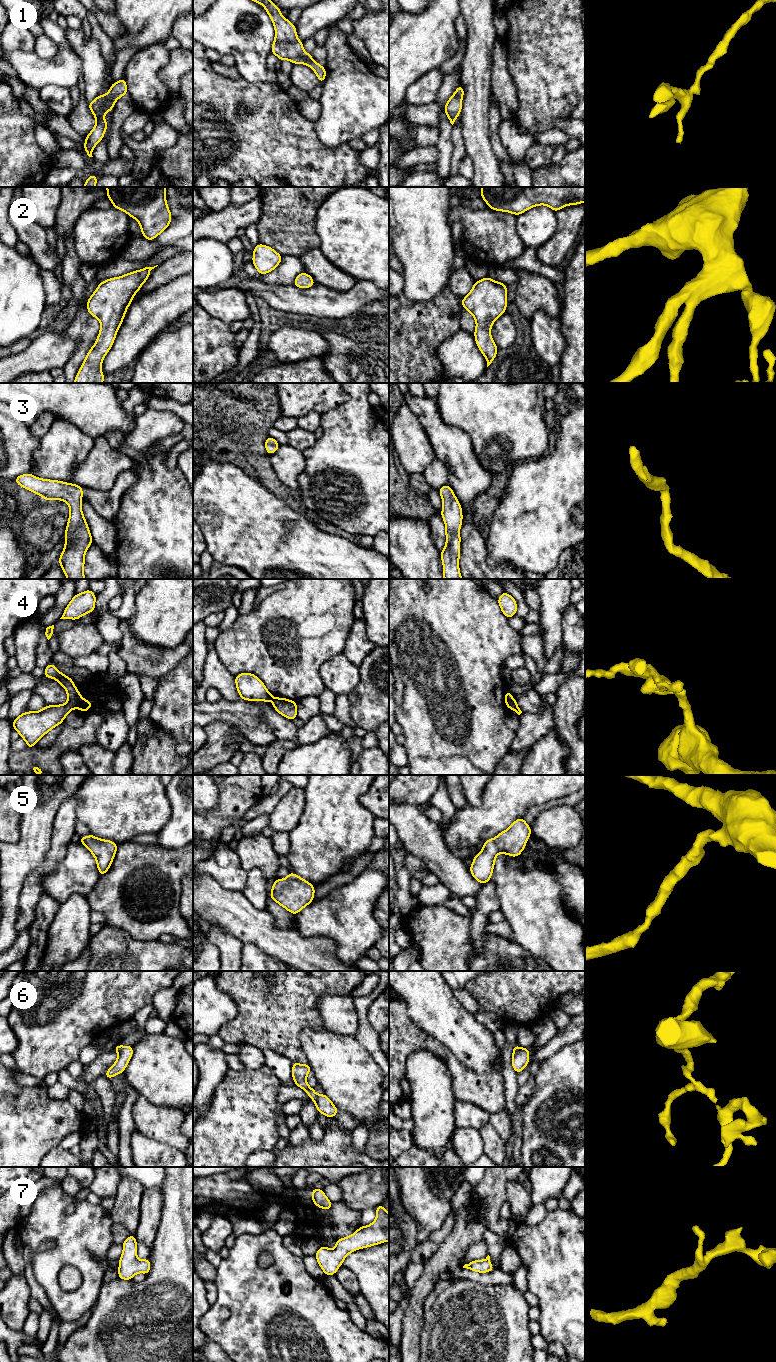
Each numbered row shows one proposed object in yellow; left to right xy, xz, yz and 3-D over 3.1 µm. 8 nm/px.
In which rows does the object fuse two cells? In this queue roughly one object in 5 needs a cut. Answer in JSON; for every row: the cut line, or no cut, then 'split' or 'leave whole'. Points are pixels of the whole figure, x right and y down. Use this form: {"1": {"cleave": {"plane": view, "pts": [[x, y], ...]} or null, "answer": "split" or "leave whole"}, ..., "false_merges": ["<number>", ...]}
{"1": {"cleave": null, "answer": "leave whole"}, "2": {"cleave": null, "answer": "leave whole"}, "3": {"cleave": null, "answer": "leave whole"}, "4": {"cleave": {"plane": "yz", "pts": [[512, 698], [507, 706]]}, "answer": "split"}, "5": {"cleave": null, "answer": "leave whole"}, "6": {"cleave": {"plane": "xz", "pts": [[318, 1095], [314, 1101]]}, "answer": "split"}, "7": {"cleave": null, "answer": "leave whole"}, "false_merges": ["4", "6"]}

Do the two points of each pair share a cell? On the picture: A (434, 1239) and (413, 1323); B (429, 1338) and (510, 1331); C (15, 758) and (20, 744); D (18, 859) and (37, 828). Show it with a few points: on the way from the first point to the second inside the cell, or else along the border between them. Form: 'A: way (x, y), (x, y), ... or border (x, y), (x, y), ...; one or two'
A: border (444, 1240), (424, 1263); two
B: way (449, 1338), (474, 1338), (481, 1331), (490, 1331); one
C: border (26, 747), (11, 752); two
D: way (26, 851), (34, 843), (35, 836); one

